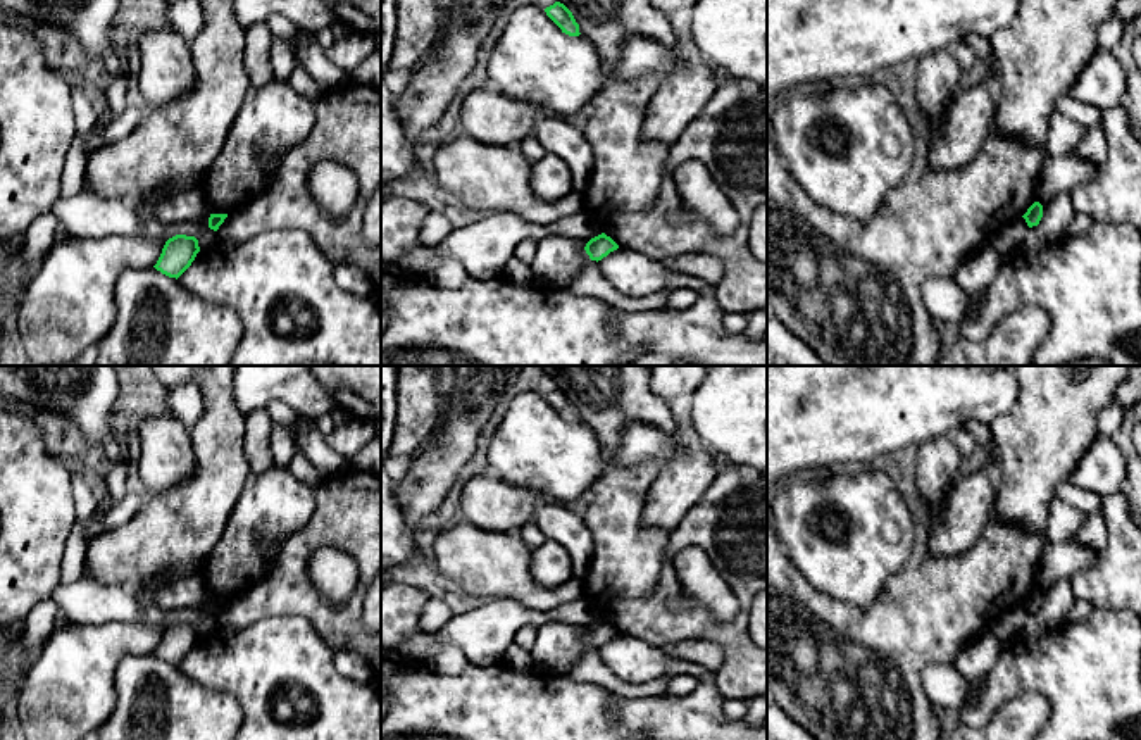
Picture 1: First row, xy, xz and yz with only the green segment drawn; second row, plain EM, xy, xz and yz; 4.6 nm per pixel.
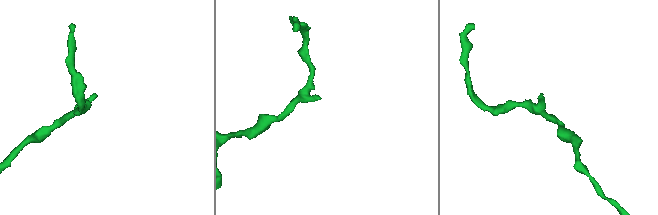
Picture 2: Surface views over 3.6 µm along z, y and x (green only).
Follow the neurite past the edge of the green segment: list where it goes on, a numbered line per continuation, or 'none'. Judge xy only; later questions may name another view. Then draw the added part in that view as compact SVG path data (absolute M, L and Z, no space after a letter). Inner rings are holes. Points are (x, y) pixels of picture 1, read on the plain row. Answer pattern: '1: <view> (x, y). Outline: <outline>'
none

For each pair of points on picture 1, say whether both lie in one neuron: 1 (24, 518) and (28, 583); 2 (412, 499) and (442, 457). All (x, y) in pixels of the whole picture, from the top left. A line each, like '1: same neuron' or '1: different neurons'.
1: same neuron
2: same neuron

